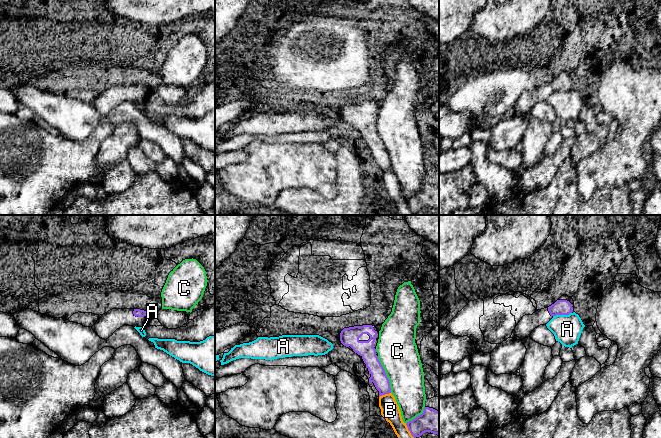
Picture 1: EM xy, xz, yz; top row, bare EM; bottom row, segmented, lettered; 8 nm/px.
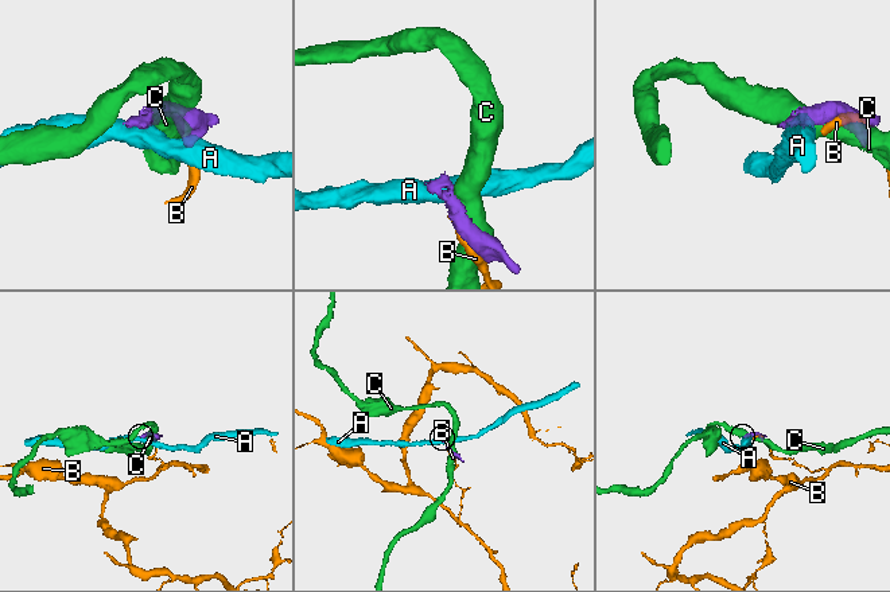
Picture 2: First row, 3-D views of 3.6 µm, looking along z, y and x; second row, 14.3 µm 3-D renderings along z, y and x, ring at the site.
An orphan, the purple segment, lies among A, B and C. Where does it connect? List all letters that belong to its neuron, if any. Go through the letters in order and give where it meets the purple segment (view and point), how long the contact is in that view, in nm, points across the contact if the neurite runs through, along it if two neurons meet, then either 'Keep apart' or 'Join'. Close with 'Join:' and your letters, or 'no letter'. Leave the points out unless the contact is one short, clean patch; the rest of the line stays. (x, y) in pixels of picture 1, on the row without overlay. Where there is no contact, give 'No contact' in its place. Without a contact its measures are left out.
A: Touches purple at yz (562, 90). Shared border 160 nm. Keep apart
B: Touches purple at xz (384, 170). Shared border 100 nm. Keep apart
C: Touches purple at xz (385, 150). Shared border 320 nm. Keep apart
Join: no letter

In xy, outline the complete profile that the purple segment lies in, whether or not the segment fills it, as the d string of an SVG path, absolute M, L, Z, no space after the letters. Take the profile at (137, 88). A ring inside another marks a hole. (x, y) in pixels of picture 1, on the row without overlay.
M112 85L100 91L92 105L97 111L106 116L124 101L142 103L146 101L148 90L140 85Z

